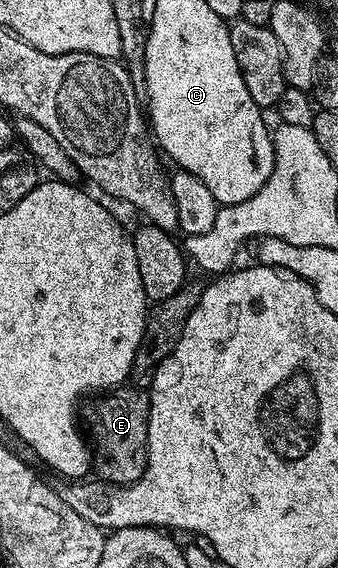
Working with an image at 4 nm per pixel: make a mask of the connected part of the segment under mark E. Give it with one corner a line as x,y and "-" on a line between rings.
119,386
99,400
102,401
95,406
94,417
88,422
88,432
96,432
92,444
100,444
110,460
108,474
102,475
101,479
111,486
135,484
146,469
150,397
137,386

